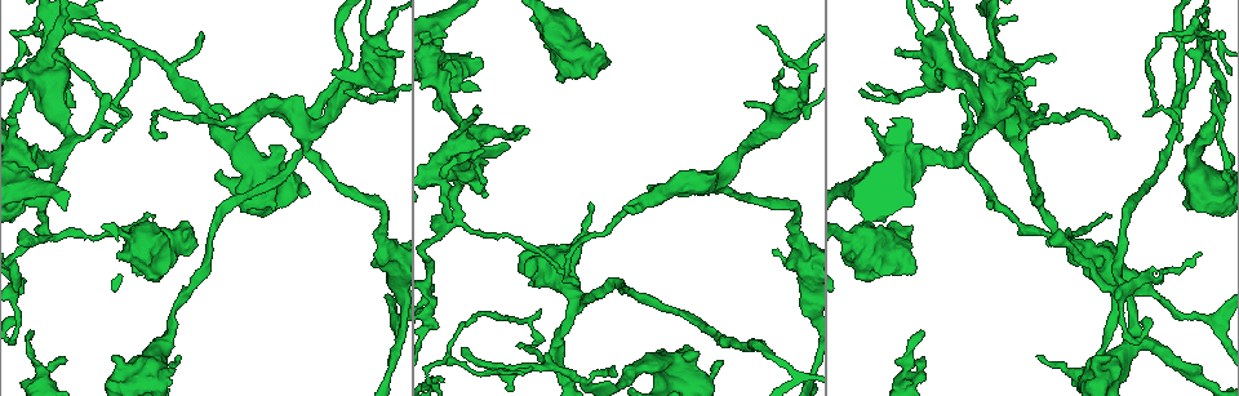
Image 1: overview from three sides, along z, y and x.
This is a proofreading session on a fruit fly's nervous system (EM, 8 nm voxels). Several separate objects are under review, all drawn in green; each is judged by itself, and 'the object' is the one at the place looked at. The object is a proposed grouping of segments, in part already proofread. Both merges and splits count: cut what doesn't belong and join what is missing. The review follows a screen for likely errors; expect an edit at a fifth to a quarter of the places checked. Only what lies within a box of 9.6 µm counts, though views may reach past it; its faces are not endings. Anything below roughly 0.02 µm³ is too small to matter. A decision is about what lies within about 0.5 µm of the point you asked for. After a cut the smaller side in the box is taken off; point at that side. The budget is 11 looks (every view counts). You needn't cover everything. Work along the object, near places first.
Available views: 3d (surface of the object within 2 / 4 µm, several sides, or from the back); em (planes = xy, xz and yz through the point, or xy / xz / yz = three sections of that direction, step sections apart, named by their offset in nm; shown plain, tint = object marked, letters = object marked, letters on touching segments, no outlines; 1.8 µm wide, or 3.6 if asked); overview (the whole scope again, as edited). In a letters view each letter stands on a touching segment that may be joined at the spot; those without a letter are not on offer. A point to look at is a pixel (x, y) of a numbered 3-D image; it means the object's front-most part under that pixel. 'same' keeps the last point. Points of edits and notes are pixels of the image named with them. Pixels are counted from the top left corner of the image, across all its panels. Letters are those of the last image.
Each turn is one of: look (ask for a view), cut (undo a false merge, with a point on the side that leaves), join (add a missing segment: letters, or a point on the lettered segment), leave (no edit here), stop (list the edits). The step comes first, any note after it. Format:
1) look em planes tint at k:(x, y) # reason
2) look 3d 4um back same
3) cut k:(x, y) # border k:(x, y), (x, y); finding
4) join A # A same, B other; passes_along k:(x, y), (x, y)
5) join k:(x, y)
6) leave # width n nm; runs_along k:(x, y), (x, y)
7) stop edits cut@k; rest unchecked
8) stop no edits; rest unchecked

look 3d 2um at 1:(989, 23) # abrupt turn

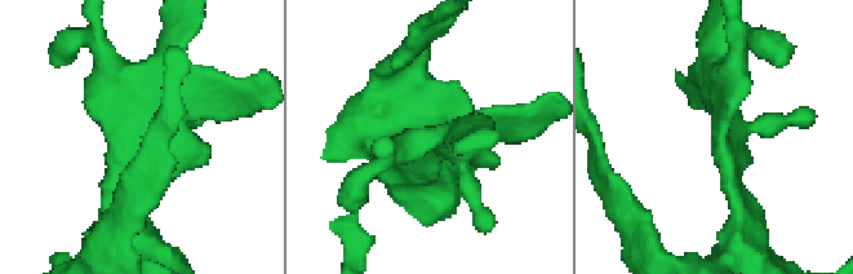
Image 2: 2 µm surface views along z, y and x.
look em planes tint at 2:(722, 130)

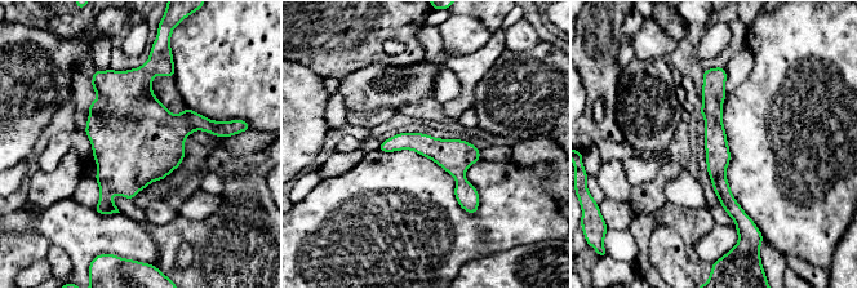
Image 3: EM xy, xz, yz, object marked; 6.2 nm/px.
look em planes letters same

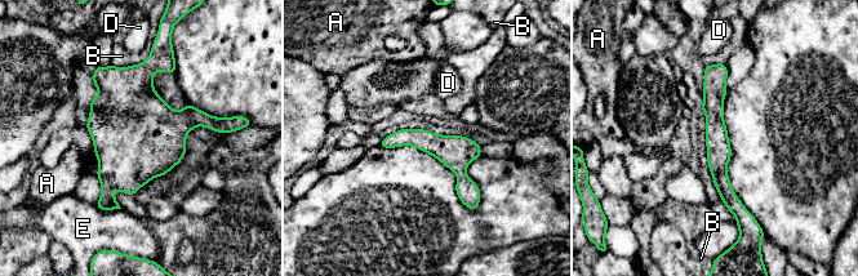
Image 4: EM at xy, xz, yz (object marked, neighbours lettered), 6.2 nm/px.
leave # width 160 nm; A other, B other, D other, E other; continuous, no second neuron

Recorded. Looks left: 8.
look em xy step 16 tint at 1:(53, 161) # two arms at a narrow angle

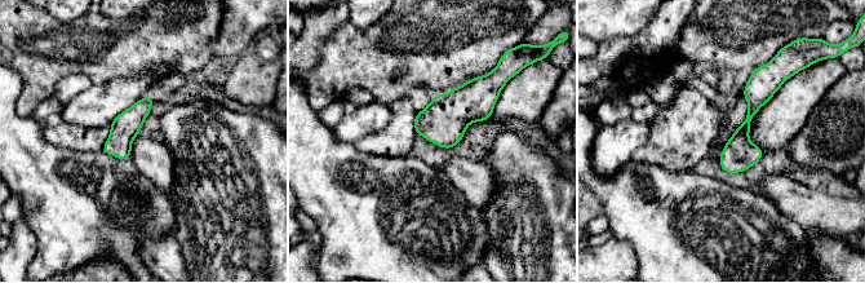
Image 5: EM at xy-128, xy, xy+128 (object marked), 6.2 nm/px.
look em planes letters same # cut it another way

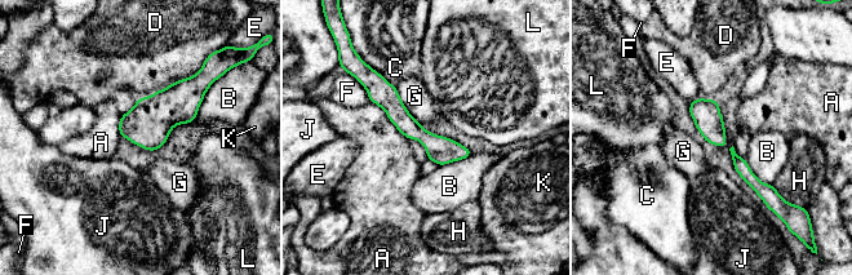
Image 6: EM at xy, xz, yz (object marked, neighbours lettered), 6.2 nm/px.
leave # A other, B other, C other, D other, E other, F other, G other, H other, J other, K other, L other; runs_along 6:(377, 81), (418, 133), (466, 152); all the same neuron

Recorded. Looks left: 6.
look 3d 4um at 1:(45, 238) # branch point

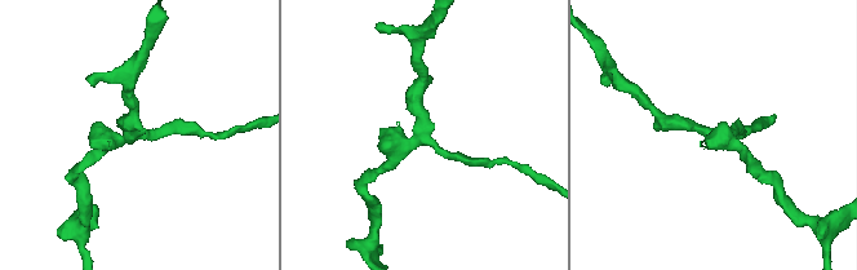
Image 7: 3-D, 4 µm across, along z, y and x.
look em yz step 8 tint at 7:(706, 131) # arms 3; shape alone is not enough

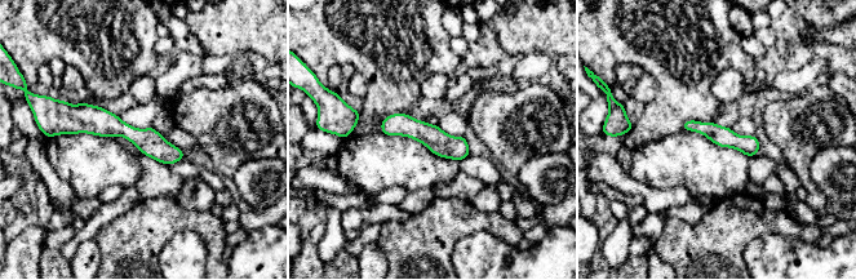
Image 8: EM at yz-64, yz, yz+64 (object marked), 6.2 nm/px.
look em planes letters same

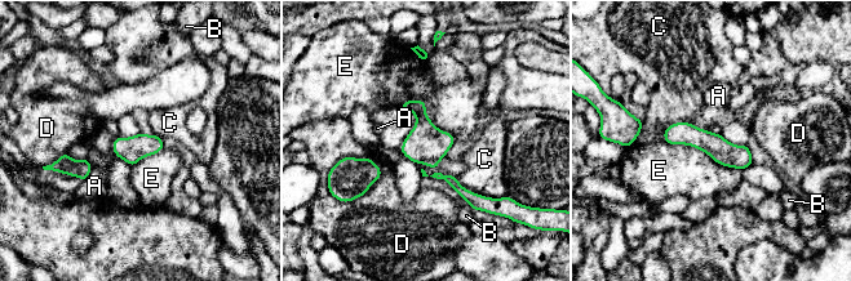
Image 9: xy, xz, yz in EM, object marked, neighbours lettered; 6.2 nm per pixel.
leave # longest_contact E 550 nm; A other, B other, C other, D other, E other; runs_along 9:(666, 134), (690, 134), (749, 160); continuous, no second neuron

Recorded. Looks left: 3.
look em planes plain at 1:(909, 251) # stops while still wide

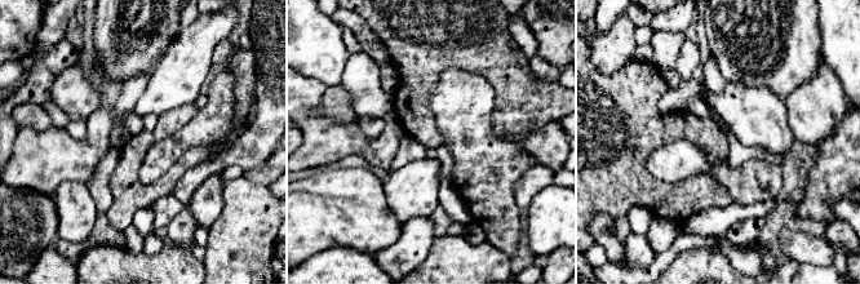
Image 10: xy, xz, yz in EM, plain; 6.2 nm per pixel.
look em planes letters same

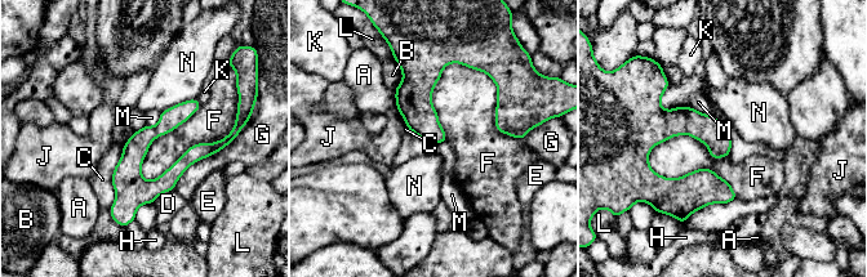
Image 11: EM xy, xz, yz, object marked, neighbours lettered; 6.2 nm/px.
leave # A other, B other, C other, D other, E other, F other, G other, H other, J other, K other, L other, M other, N other; border 11:(685, 105), (710, 114), (717, 120); no lettered segment goes on from it

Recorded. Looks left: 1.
stop no edits; rest unchecked

